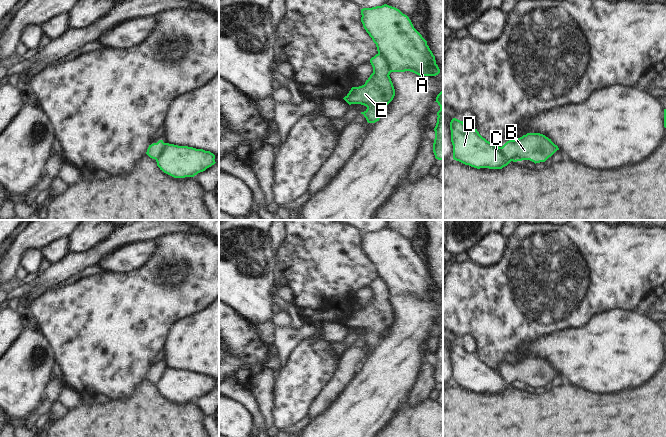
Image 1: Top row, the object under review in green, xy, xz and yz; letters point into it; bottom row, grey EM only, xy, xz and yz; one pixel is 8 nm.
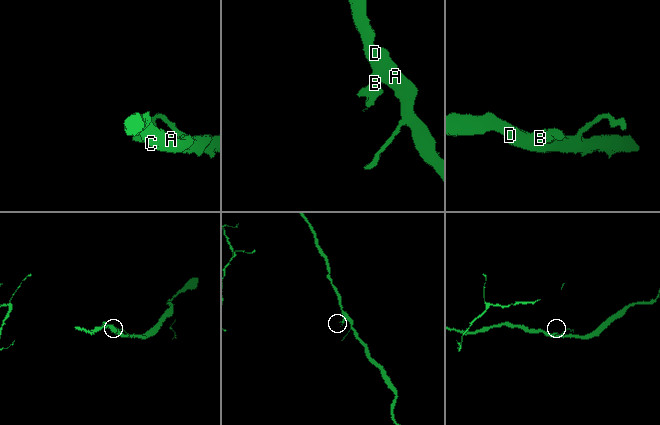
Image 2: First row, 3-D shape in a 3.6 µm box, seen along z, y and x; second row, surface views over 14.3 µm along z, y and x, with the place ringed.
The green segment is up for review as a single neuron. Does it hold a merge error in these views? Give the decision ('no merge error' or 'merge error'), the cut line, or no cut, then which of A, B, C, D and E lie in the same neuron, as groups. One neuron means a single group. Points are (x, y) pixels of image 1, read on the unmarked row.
merge error; cut in yz along (500, 371), (509, 383), (518, 384); A C D / B E

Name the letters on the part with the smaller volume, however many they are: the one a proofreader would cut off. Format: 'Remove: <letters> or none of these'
Remove: B, E

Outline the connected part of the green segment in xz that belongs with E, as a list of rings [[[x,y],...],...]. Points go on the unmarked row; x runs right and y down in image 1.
[[[376,278],[370,283],[370,287],[373,291],[373,297],[365,308],[352,311],[343,323],[349,329],[366,330],[367,333],[361,338],[364,339],[368,347],[375,347],[380,343],[379,334],[393,324],[395,313],[389,300],[391,296],[381,280]]]

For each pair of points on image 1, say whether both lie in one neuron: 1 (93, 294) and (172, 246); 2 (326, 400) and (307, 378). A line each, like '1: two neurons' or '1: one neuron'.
1: one neuron
2: two neurons

